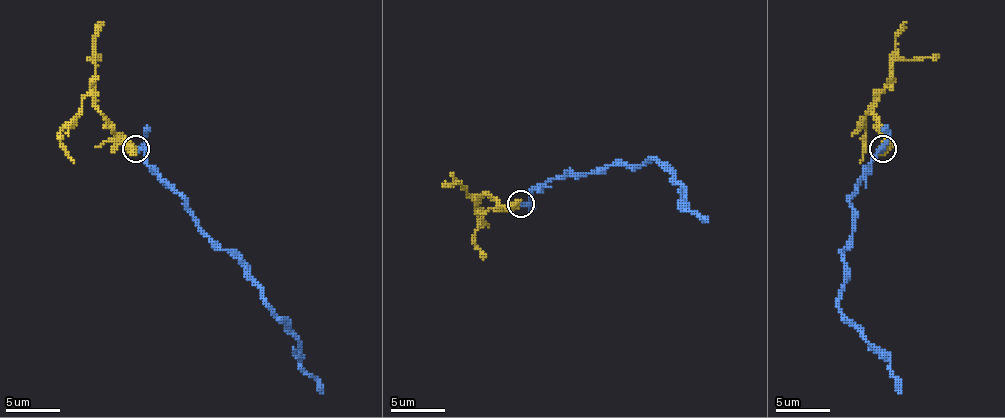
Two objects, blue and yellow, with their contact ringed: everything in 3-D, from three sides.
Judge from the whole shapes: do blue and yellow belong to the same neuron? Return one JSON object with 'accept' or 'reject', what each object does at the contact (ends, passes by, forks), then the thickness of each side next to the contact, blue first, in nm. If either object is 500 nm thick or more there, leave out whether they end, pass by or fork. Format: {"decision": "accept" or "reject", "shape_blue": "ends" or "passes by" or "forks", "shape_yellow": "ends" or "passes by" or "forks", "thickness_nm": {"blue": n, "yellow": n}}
{"decision": "accept", "thickness_nm": {"blue": 220, "yellow": 550}}

